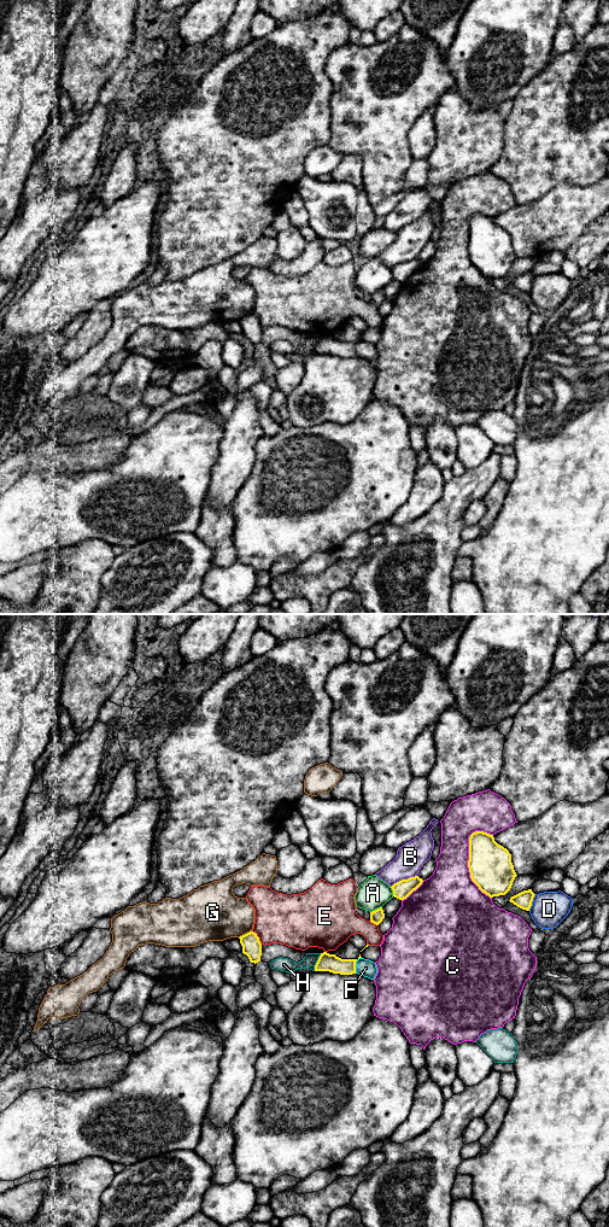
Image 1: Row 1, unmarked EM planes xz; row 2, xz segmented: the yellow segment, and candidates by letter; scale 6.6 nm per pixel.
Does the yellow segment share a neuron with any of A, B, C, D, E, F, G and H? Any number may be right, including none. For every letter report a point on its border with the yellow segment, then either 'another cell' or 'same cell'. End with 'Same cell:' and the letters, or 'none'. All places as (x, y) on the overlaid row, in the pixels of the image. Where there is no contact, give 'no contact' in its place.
A: xz (375, 910) | another cell
B: xz (403, 880) | another cell
C: xz (468, 865) | another cell
D: xz (531, 903) | another cell
E: xz (258, 938) | another cell
F: xz (355, 965) | another cell
G: xz (245, 934) | another cell
H: xz (317, 962) | another cell
Same cell: none

